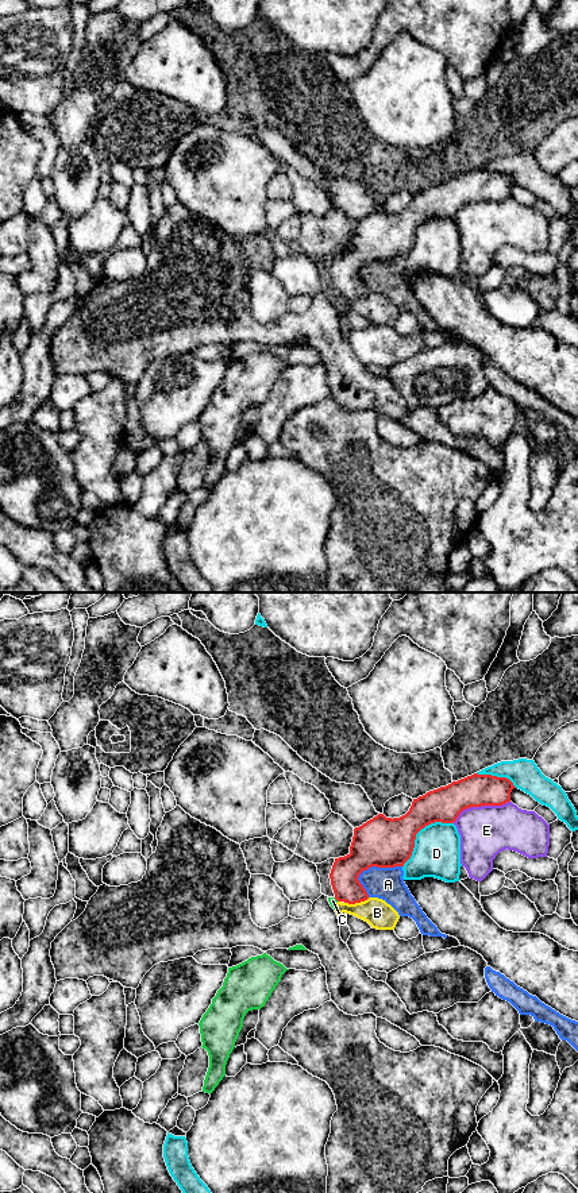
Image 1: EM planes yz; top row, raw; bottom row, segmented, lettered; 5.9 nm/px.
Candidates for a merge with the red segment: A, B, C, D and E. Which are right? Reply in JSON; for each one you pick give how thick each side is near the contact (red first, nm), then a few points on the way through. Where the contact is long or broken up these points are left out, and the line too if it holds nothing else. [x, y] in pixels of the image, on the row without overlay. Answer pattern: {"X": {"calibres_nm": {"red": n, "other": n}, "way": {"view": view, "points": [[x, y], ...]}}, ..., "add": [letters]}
{"add": []}

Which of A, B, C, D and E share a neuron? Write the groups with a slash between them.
A / B / C / D / E

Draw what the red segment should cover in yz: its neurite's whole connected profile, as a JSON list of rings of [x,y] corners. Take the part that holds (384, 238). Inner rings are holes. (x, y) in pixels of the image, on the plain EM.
[[[474,169],[413,194],[409,206],[400,213],[378,209],[355,223],[350,248],[335,254],[330,269],[335,294],[348,300],[367,296],[358,275],[363,266],[404,262],[421,224],[435,217],[454,219],[470,202],[502,201],[510,197],[513,184],[506,173]]]

